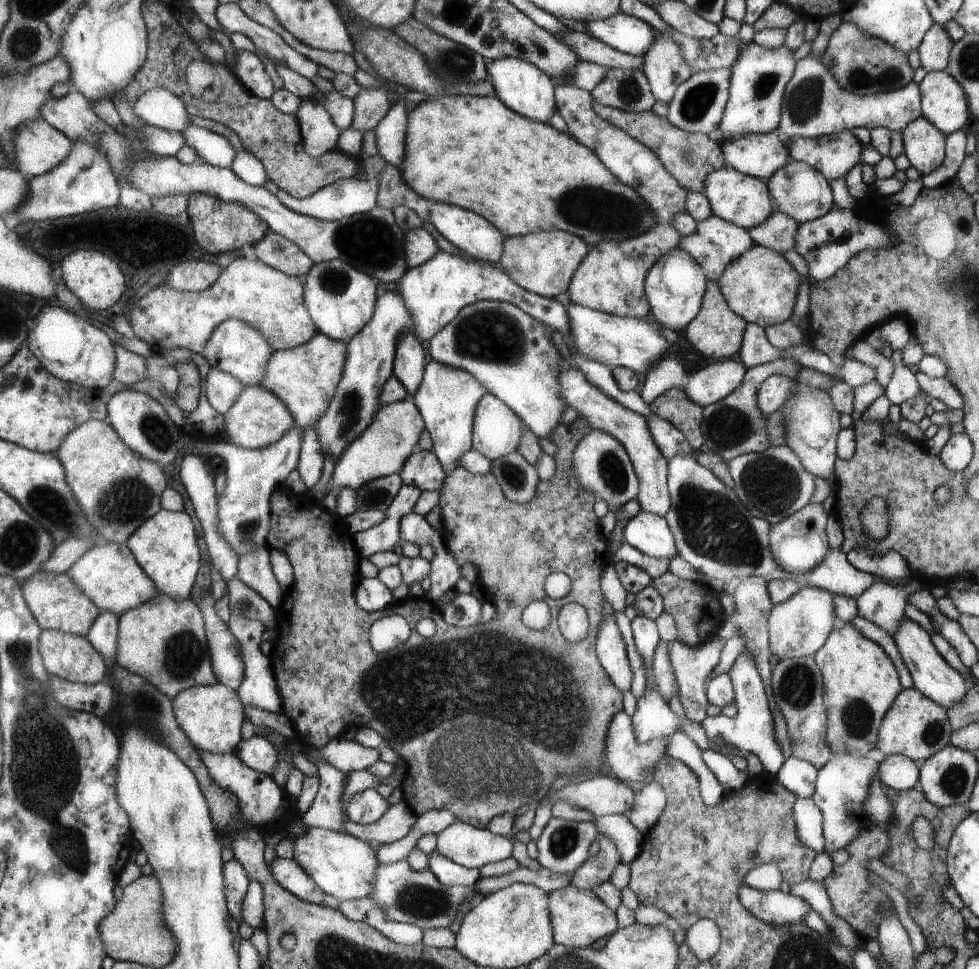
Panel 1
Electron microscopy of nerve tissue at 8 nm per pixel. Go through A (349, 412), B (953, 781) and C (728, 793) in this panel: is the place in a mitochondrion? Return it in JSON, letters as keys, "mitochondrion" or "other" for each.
{"A":"mitochondrion","B":"mitochondrion","C":"other"}

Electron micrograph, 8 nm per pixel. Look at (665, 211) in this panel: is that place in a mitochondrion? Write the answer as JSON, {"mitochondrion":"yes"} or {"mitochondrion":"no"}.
{"mitochondrion":"yes"}

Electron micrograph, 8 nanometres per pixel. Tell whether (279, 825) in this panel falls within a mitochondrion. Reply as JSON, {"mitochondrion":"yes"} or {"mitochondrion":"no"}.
{"mitochondrion":"no"}

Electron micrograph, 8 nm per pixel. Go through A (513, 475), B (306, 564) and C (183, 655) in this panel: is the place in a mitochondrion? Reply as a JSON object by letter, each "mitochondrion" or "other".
{"A":"mitochondrion","B":"other","C":"mitochondrion"}

